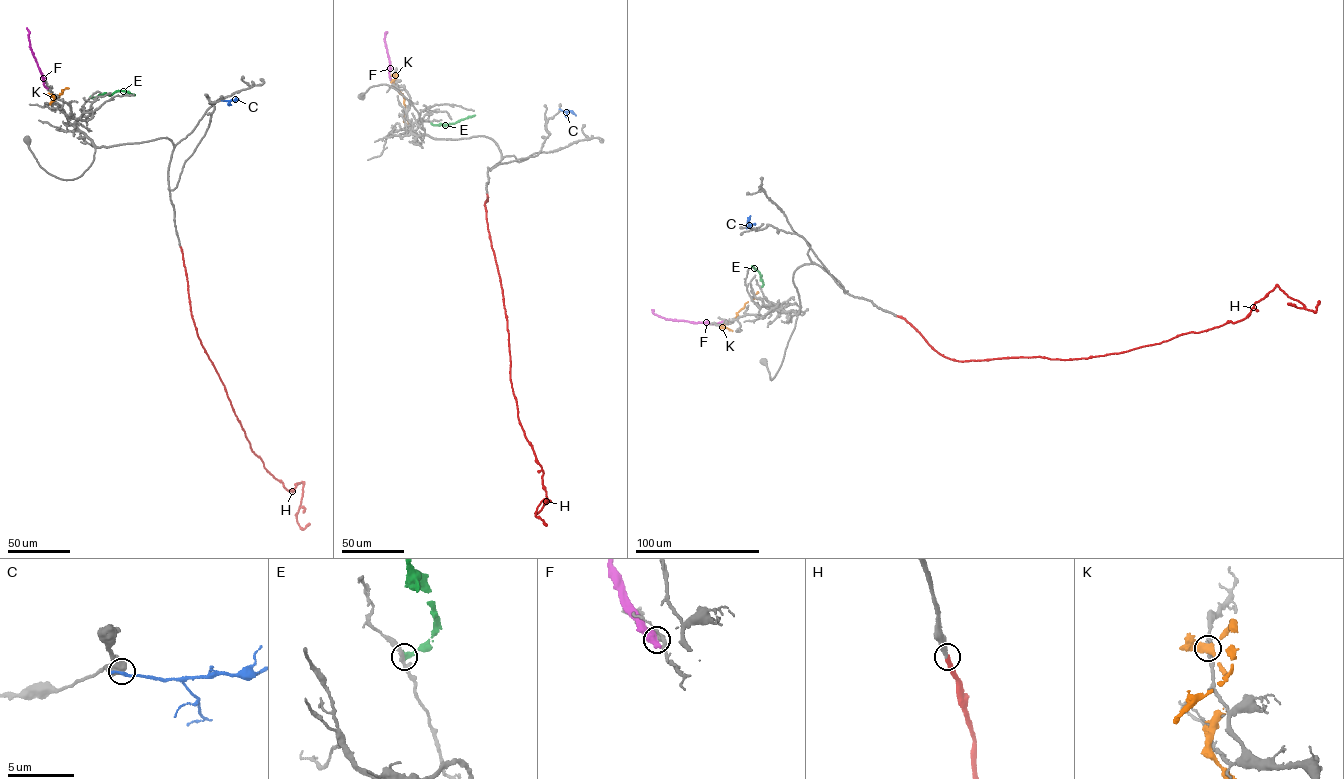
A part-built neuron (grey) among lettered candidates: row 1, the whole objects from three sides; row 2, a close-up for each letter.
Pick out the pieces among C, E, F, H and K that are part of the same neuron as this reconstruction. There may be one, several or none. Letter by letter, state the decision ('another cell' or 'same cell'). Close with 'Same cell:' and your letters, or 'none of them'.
C: another cell
E: another cell
F: another cell
H: same cell
K: another cell
Same cell: H

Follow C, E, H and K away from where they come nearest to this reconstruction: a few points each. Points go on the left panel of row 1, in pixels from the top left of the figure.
C: (222, 100), (238, 99)
E: (90, 97), (111, 95), (118, 91), (135, 95)
H: (180, 246), (191, 316), (201, 344), (252, 451), (287, 490), (302, 482), (297, 520), (303, 529), (310, 524)
K: (50, 93), (58, 97), (62, 90), (68, 88)

